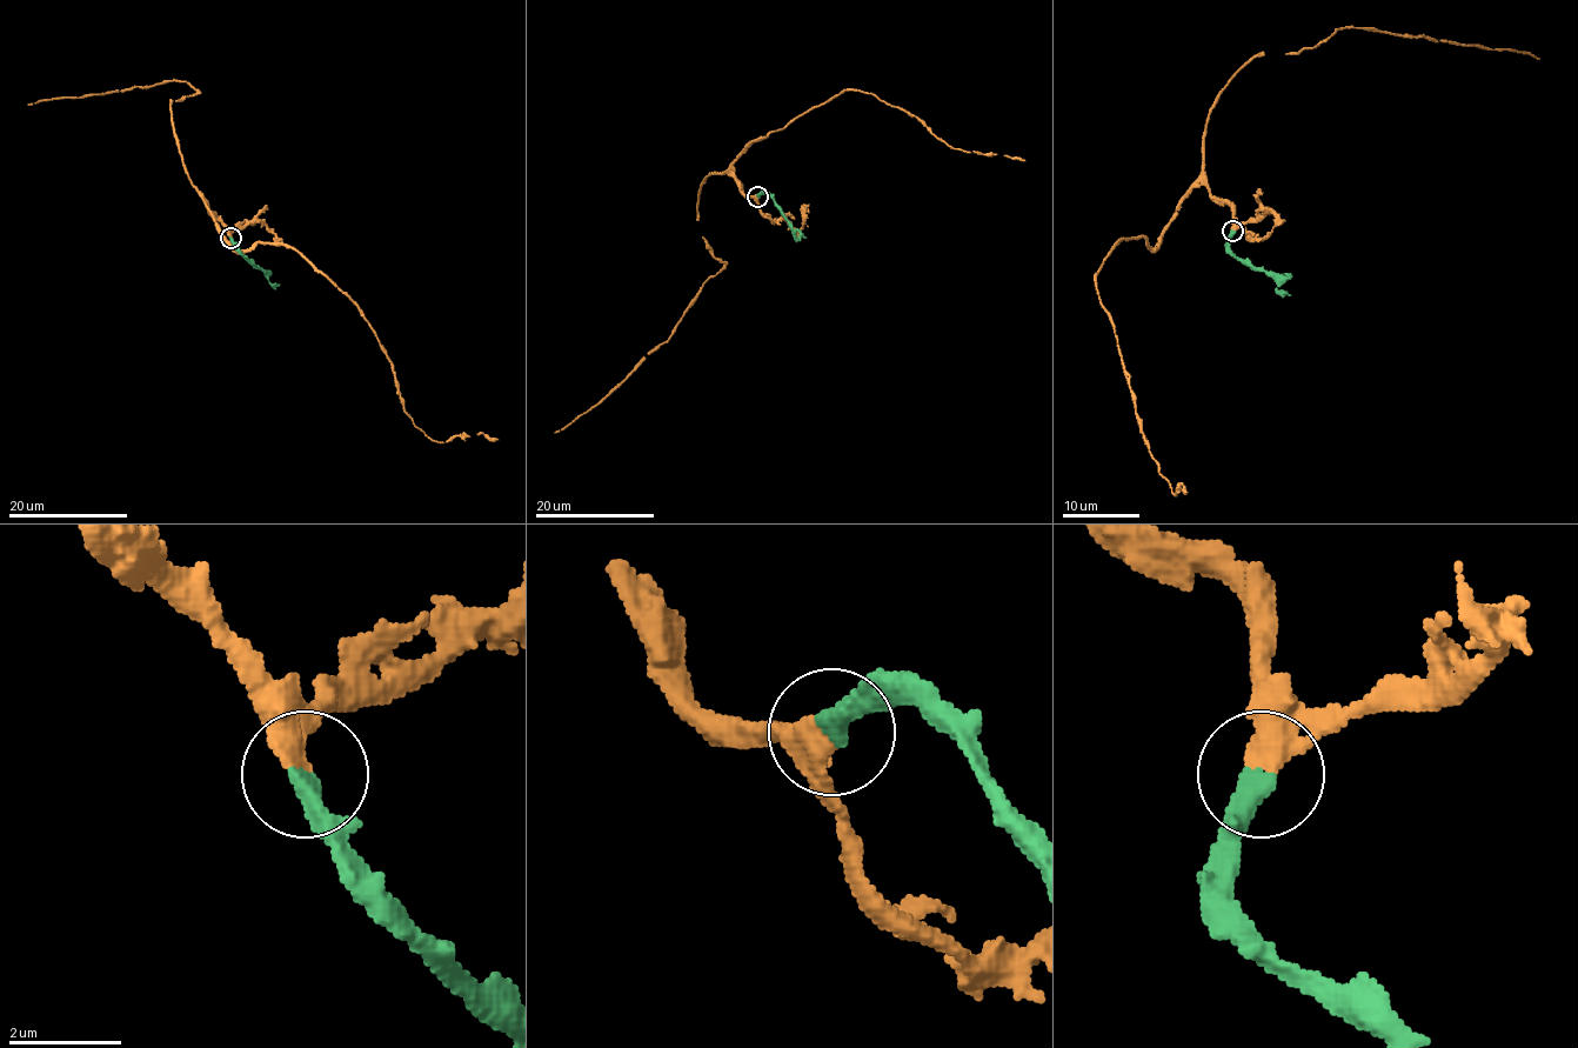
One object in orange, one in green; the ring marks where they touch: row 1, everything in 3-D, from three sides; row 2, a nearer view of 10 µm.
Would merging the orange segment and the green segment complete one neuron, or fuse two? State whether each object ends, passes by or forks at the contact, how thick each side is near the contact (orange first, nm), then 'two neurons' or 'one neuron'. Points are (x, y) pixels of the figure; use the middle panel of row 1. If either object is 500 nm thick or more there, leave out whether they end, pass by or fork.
orange ends | green ends | 480/400 nm | one neuron

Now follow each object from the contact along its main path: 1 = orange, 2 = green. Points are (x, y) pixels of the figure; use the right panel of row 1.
1: (1234, 231), (1234, 209), (1195, 185), (1157, 247), (1122, 238), (1095, 273), (1139, 432), (1176, 495), (1188, 492)
2: (1234, 231), (1230, 249), (1252, 267), (1261, 267), (1282, 294), (1291, 295)

